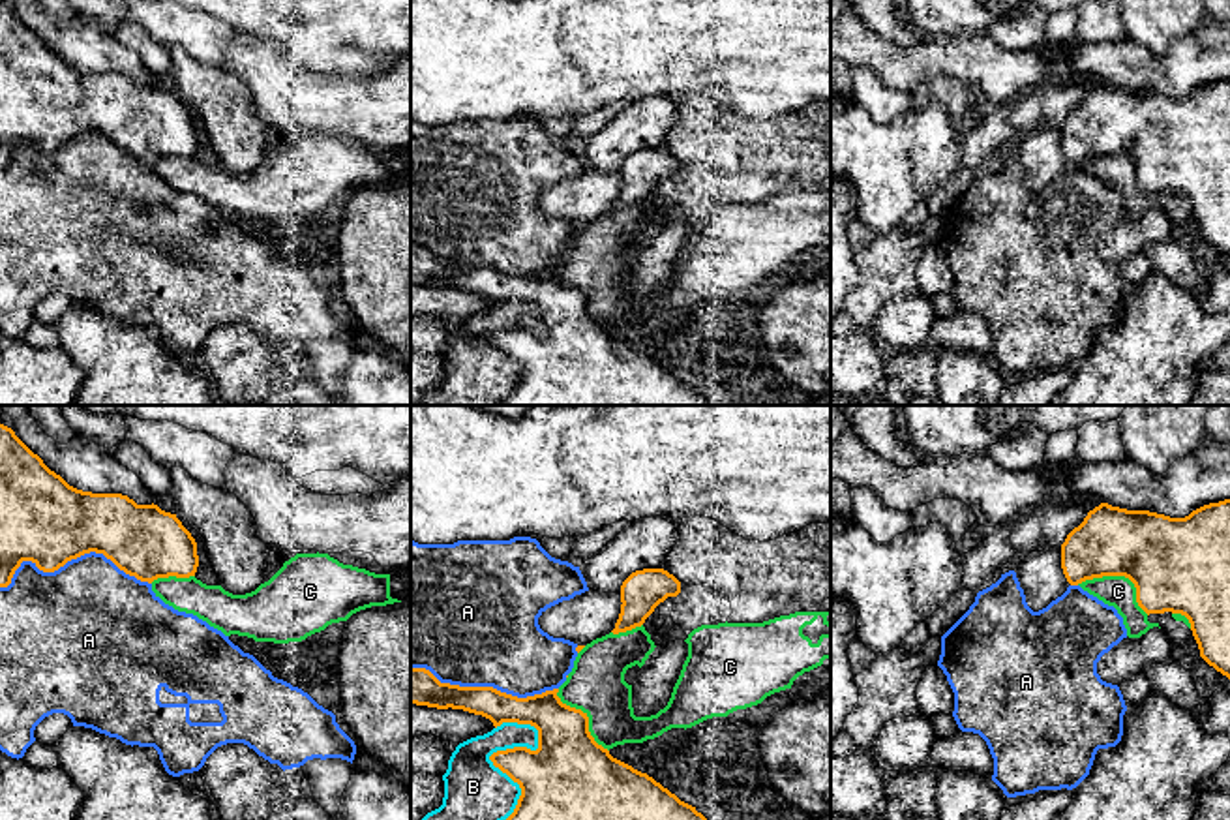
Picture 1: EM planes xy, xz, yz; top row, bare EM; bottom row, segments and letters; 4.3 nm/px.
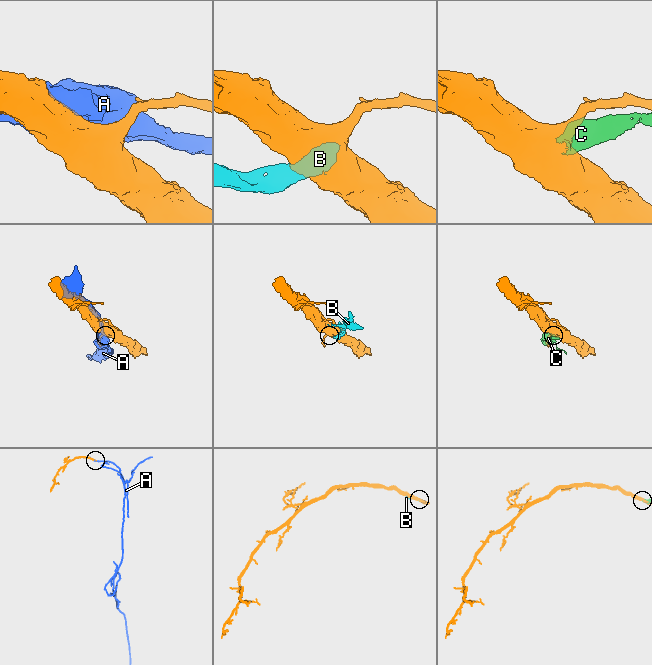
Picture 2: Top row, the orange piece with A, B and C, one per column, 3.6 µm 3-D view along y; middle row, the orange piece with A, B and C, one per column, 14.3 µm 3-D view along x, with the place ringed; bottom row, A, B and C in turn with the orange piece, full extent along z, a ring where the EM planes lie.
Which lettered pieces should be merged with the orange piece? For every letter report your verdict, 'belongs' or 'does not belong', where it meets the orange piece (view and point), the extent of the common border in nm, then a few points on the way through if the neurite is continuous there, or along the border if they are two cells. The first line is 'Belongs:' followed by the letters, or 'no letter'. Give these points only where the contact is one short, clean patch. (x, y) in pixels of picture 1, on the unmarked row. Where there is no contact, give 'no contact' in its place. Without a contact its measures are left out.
Belongs: no letter
A: does not belong; meets orange in xy at (72, 137); contact 650 nm long
B: does not belong; meets orange in xz at (490, 338); contact 460 nm long
C: does not belong; meets orange in yz at (1120, 154); contact 340 nm long

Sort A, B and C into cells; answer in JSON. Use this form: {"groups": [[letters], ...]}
{"groups": [["A"], ["B", "C"]]}

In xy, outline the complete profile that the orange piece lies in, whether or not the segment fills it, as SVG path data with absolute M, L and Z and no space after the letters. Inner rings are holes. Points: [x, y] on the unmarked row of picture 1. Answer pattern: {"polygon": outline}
{"polygon": "M0 4L0 167L8 167L22 141L54 152L84 133L103 133L141 161L189 158L199 146L197 122L176 94L137 84L122 73L92 73L69 66L51 51L11 8Z"}

